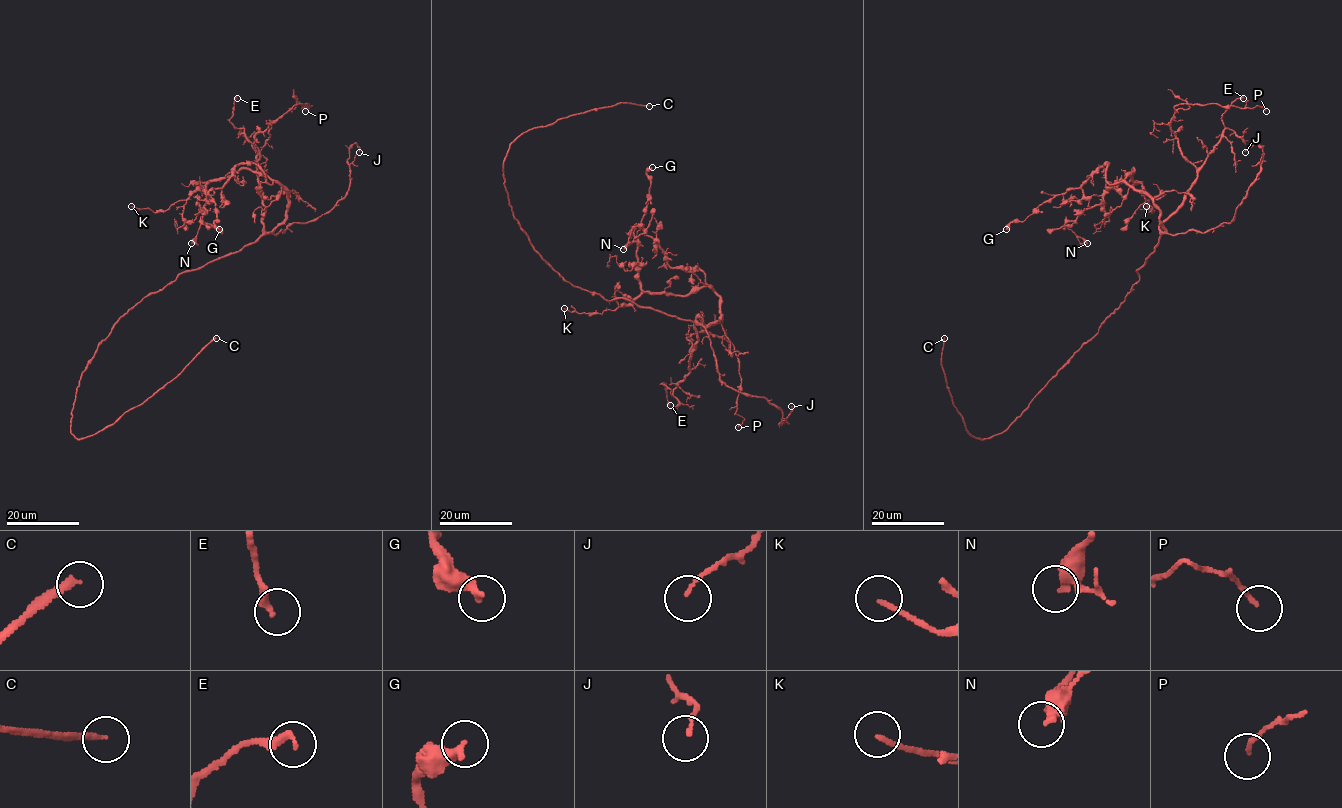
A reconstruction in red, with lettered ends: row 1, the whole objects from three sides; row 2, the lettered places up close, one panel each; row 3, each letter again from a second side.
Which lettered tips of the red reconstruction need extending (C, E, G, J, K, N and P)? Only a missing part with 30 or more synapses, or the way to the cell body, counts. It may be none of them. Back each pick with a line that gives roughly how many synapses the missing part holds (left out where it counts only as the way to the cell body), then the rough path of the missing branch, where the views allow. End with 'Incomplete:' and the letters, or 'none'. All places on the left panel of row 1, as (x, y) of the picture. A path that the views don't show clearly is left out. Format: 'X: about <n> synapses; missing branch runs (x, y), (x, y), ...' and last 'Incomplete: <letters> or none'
C: missing branch runs (216, 338), (238, 317), (252, 310), (276, 311)
Incomplete: C

